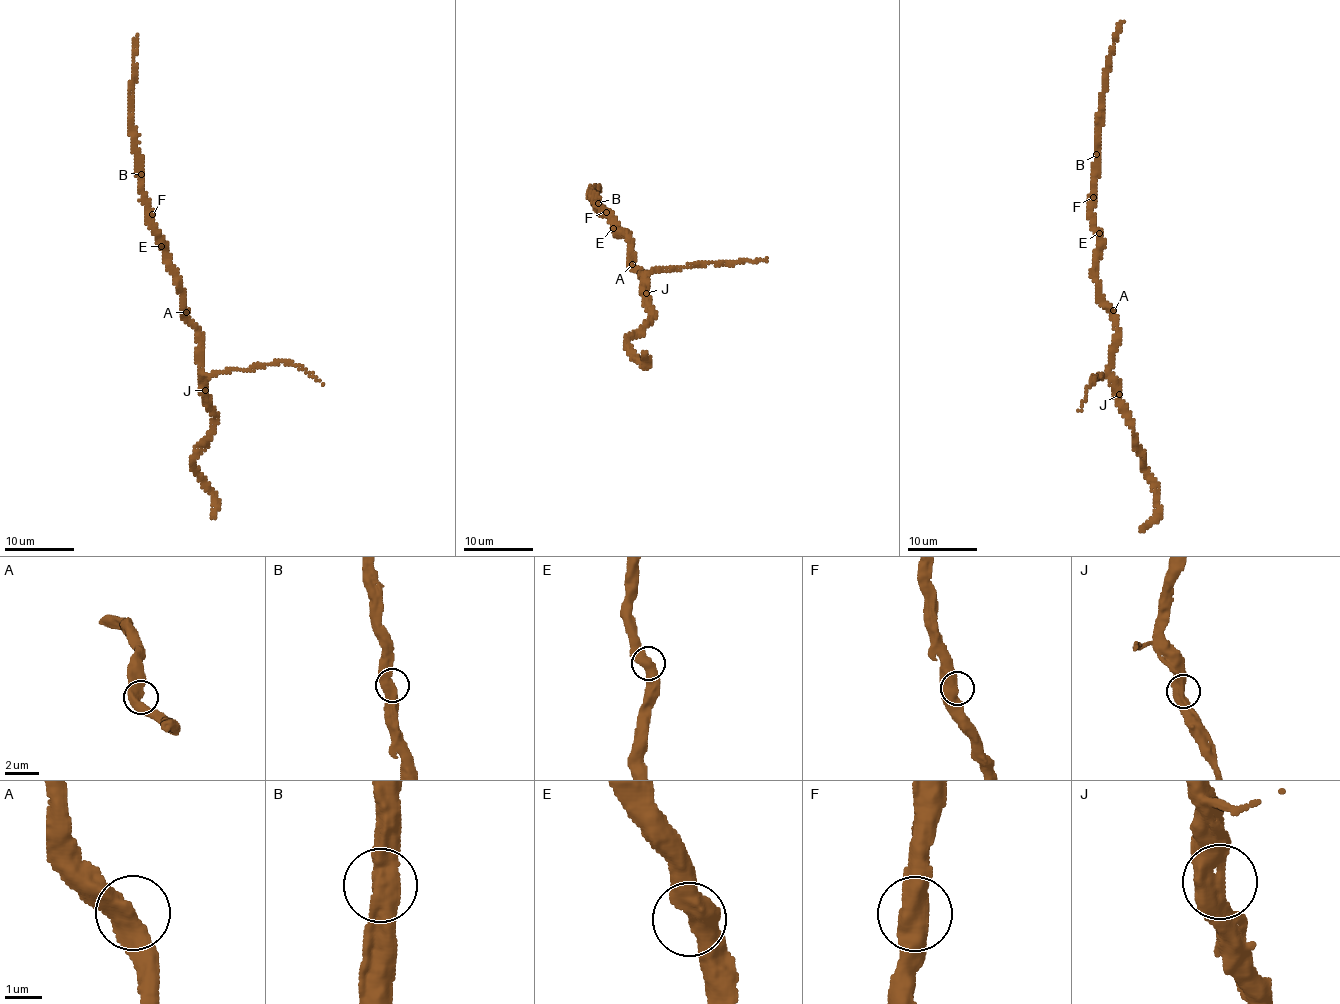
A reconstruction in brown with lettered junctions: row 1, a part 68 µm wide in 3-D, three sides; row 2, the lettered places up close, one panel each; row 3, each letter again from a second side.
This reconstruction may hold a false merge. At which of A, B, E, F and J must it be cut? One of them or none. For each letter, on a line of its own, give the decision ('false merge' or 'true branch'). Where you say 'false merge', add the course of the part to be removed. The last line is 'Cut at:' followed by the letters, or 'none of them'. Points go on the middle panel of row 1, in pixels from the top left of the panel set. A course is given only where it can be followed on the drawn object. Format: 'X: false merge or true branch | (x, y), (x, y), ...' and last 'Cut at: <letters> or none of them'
A: true branch
B: true branch
E: true branch
F: true branch
J: true branch
Cut at: none of them

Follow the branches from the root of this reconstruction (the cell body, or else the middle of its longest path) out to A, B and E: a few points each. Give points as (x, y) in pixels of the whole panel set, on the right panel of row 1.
A: (1101, 288), (1101, 298), (1113, 310)
B: (1101, 288), (1096, 275), (1099, 231), (1092, 217), (1097, 154)
E: (1101, 288), (1096, 275), (1099, 233)

